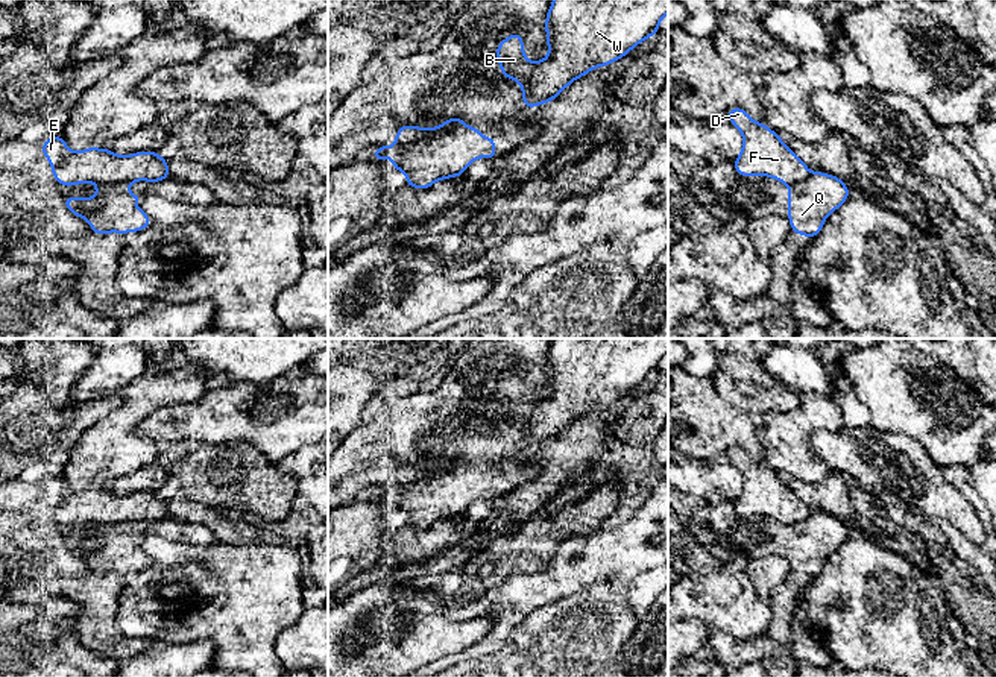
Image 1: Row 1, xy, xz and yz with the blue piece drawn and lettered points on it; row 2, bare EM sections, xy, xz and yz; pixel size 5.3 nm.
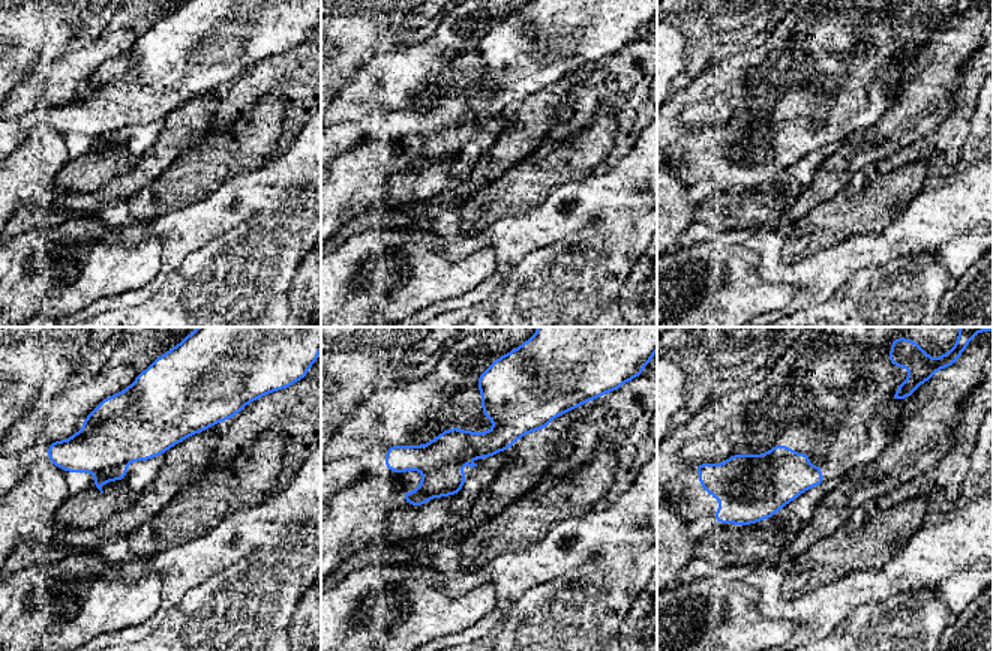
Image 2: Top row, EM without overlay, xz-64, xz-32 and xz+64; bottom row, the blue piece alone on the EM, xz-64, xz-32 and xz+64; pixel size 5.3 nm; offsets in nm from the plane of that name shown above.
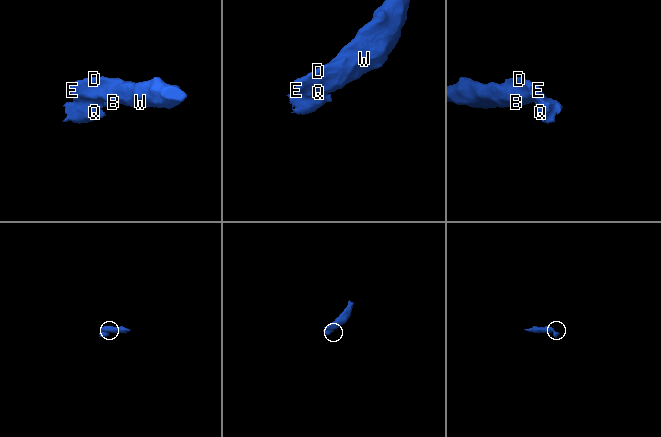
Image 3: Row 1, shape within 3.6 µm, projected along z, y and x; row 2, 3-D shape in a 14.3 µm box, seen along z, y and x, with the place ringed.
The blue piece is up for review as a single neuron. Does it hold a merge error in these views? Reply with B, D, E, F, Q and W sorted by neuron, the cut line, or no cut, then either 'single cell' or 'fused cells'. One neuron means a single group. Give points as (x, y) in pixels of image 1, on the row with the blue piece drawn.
B D E F W / Q; cut in xz along (444, 129), (436, 135), (397, 143); fused cells

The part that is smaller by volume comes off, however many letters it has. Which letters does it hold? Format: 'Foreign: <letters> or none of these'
Foreign: Q

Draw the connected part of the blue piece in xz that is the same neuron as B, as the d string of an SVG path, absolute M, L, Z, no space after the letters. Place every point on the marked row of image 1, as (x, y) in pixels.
M553 0L547 12L548 55L530 62L522 35L500 41L495 55L504 77L521 85L522 103L553 102L574 80L629 55L659 32L668 0Z

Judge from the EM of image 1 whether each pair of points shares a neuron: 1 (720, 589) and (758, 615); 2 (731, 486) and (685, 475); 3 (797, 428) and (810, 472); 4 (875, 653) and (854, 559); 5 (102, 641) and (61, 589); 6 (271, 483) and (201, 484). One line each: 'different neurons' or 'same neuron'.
1: same neuron
2: same neuron
3: same neuron
4: same neuron
5: same neuron
6: same neuron

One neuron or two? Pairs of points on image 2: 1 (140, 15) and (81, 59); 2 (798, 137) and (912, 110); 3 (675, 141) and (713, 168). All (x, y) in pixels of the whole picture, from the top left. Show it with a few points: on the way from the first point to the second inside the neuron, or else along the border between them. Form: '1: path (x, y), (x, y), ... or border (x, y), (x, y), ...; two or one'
1: path (125, 29), (96, 53); one
2: border (900, 87), (887, 111), (867, 128); two
3: path (684, 150), (704, 168); one

